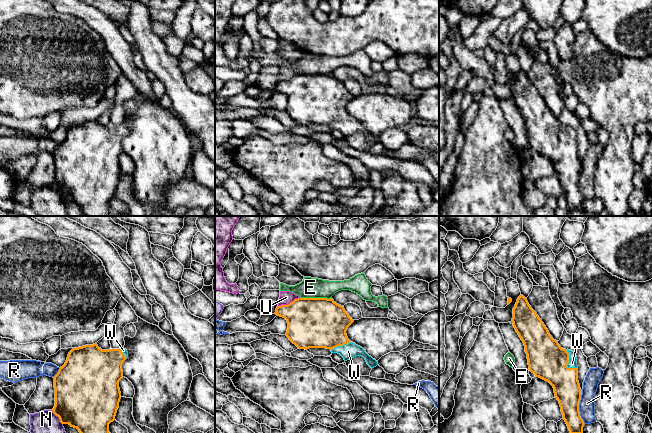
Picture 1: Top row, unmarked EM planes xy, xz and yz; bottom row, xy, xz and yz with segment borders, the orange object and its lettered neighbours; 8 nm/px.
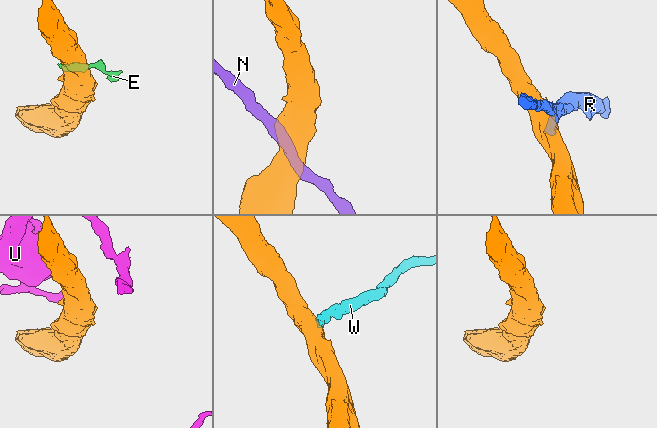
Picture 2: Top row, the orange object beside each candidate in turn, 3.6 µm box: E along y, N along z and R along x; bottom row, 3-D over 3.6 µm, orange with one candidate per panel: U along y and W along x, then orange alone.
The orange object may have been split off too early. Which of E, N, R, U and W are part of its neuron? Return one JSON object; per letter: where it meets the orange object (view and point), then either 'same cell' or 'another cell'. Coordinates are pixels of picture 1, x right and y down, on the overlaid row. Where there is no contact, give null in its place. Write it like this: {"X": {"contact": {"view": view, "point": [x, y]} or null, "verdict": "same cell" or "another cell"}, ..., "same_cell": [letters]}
{"E": {"contact": {"view": "xz", "point": [316, 298]}, "verdict": "another cell"}, "N": {"contact": {"view": "xy", "point": [58, 416]}, "verdict": "another cell"}, "R": {"contact": {"view": "yz", "point": [578, 409]}, "verdict": "another cell"}, "U": {"contact": {"view": "xz", "point": [288, 304]}, "verdict": "another cell"}, "W": {"contact": {"view": "yz", "point": [568, 362]}, "verdict": "same cell"}, "same_cell": ["W"]}

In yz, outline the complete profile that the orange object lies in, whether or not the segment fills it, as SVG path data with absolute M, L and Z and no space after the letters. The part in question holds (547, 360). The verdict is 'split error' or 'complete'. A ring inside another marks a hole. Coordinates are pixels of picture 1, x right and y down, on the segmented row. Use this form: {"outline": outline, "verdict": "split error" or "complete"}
{"outline": "M523 295L513 308L512 322L524 343L529 370L553 386L570 433L583 433L585 423L579 411L581 388L576 354L563 349L552 338Z", "verdict": "split error"}

